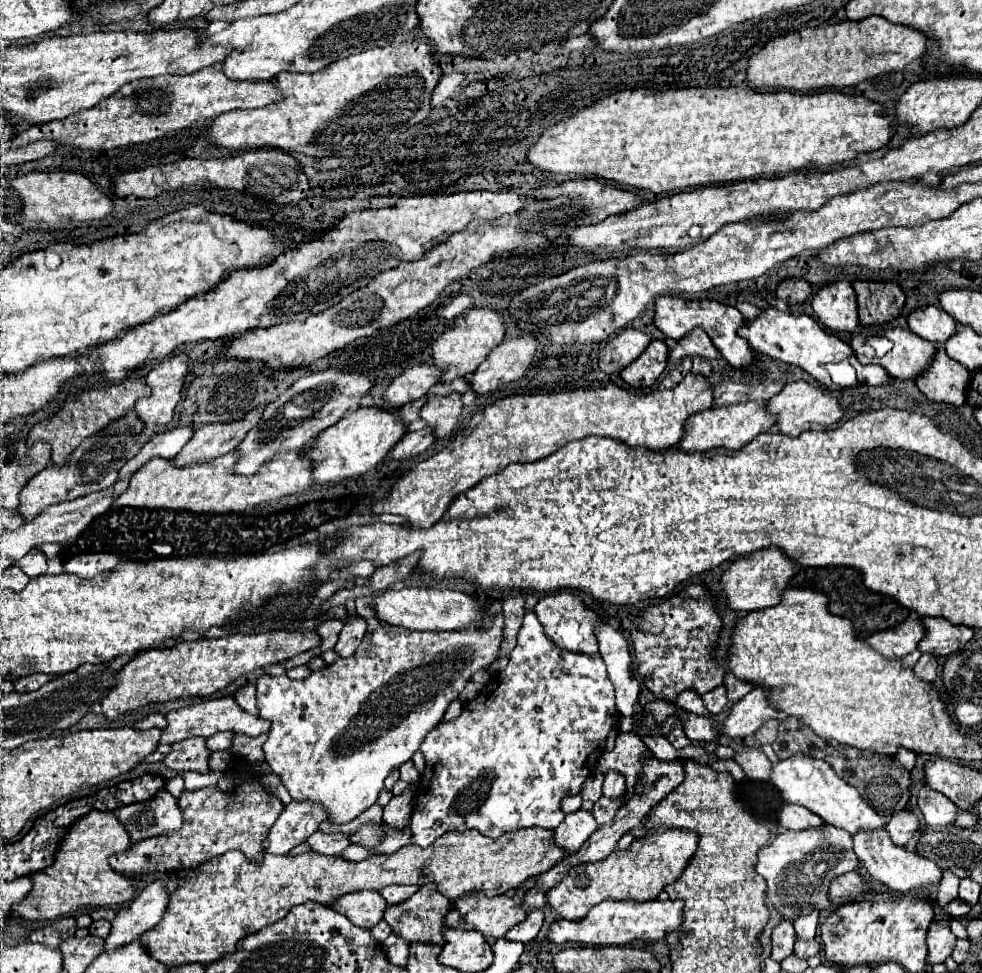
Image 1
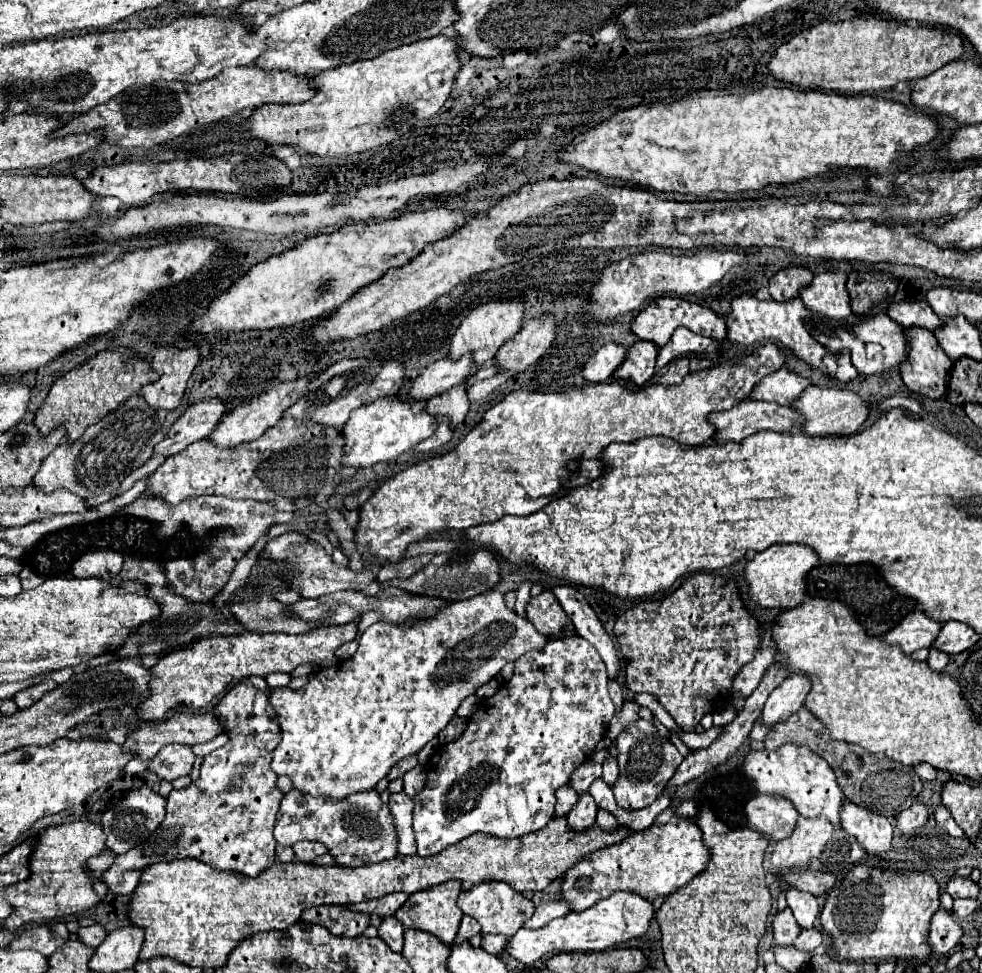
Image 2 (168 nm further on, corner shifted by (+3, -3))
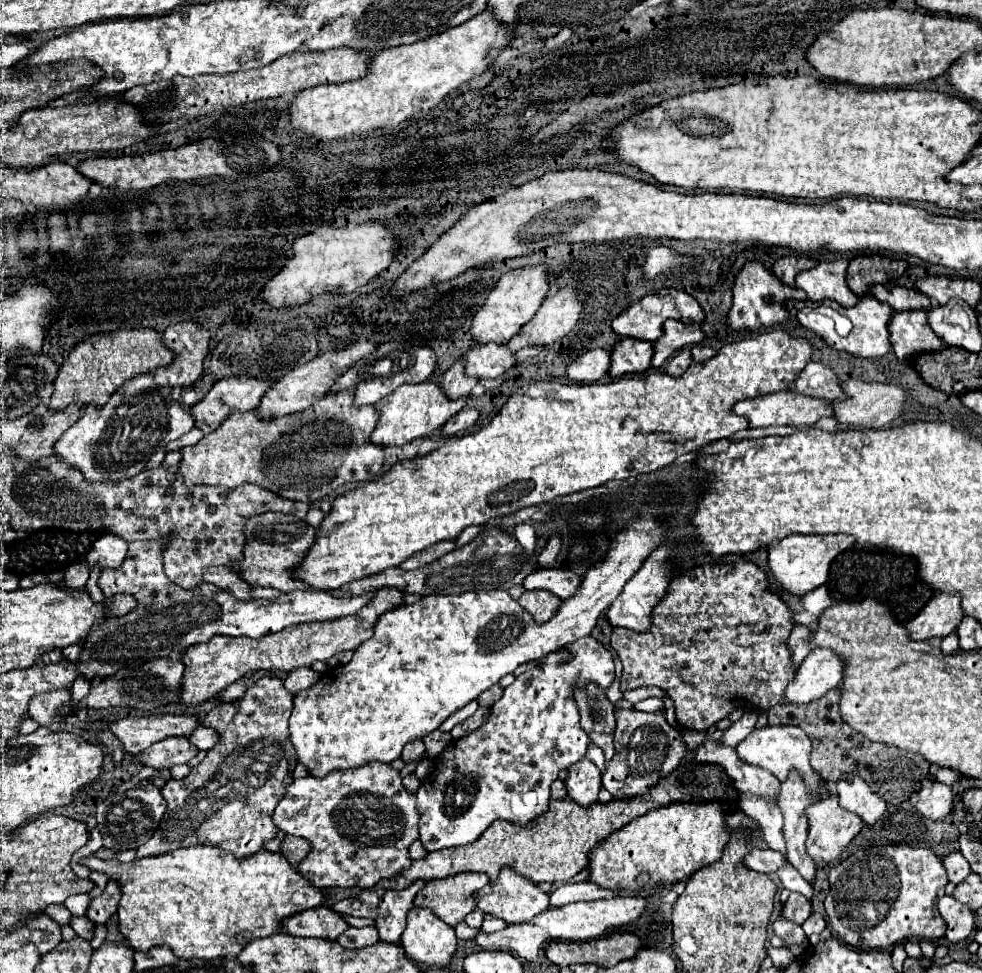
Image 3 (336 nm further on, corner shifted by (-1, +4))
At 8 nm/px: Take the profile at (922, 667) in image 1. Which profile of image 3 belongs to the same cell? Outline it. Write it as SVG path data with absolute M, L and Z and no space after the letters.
M949 633L947 637L943 637L943 641L941 641L941 653L945 657L959 653L959 639L957 639L955 633Z

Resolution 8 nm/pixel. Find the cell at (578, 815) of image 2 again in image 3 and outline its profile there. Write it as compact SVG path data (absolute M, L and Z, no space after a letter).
M581 759L577 765L569 767L569 777L565 779L565 787L569 797L577 805L589 807L597 801L601 789L601 771L589 759Z

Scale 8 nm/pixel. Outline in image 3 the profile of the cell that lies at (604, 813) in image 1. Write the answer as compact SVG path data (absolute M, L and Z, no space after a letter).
M617 709L615 717L615 757L607 763L607 771L603 773L603 787L615 799L647 795L649 787L655 787L657 781L665 779L665 775L679 767L685 757L685 743L681 743L681 735L677 735L677 729L671 727L661 713Z

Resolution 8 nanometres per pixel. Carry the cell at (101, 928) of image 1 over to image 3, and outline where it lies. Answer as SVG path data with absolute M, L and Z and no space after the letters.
M71 917L71 927L73 927L73 931L75 931L79 937L83 937L83 939L87 939L87 941L93 939L95 925L93 925L87 917Z

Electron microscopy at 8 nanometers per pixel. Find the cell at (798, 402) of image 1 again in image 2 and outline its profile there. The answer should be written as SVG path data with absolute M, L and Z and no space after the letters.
M809 386L805 394L801 394L801 398L793 404L793 408L805 416L803 430L809 432L811 436L831 436L831 434L849 436L849 434L855 434L861 428L861 424L869 418L867 402L855 392L841 390L841 388Z

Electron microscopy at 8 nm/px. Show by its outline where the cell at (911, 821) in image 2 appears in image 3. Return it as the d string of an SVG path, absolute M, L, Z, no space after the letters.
M935 781L935 785L923 787L919 791L919 801L915 807L927 819L937 821L937 819L943 819L951 811L951 805L953 805L951 787Z

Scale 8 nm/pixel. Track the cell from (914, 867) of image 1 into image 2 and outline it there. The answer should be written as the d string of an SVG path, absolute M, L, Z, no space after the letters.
M849 800L841 806L841 826L847 834L855 836L871 856L891 848L891 822L885 816L869 812Z

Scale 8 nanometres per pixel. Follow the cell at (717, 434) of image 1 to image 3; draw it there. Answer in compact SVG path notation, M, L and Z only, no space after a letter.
M779 391L779 393L769 393L769 395L759 395L753 399L743 399L733 405L733 413L739 417L749 419L749 427L811 427L817 419L821 417L831 417L833 409L829 405L827 413L827 401L821 399L811 399L805 395L795 395L789 391Z

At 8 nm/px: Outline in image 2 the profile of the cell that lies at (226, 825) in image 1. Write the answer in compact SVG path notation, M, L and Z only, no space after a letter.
M239 682L233 688L229 688L229 692L221 698L221 702L213 708L213 714L221 722L223 732L229 736L227 744L205 756L201 764L201 776L197 780L193 780L187 788L169 792L165 820L151 834L151 838L141 846L129 850L127 854L115 858L115 864L101 878L113 894L117 896L133 894L141 870L145 866L173 858L197 858L213 868L237 870L247 876L257 876L275 862L277 842L273 838L273 826L275 826L275 816L279 812L279 804L283 800L283 792L277 788L277 774L271 770L271 760L273 760L273 750L281 740L281 728L277 712L269 702L269 690L257 690L251 684Z

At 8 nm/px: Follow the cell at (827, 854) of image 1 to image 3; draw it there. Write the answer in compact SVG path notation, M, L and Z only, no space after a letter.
M837 795L831 799L821 799L805 809L809 821L807 831L807 853L815 861L835 863L853 837L863 829L863 821L839 807Z

